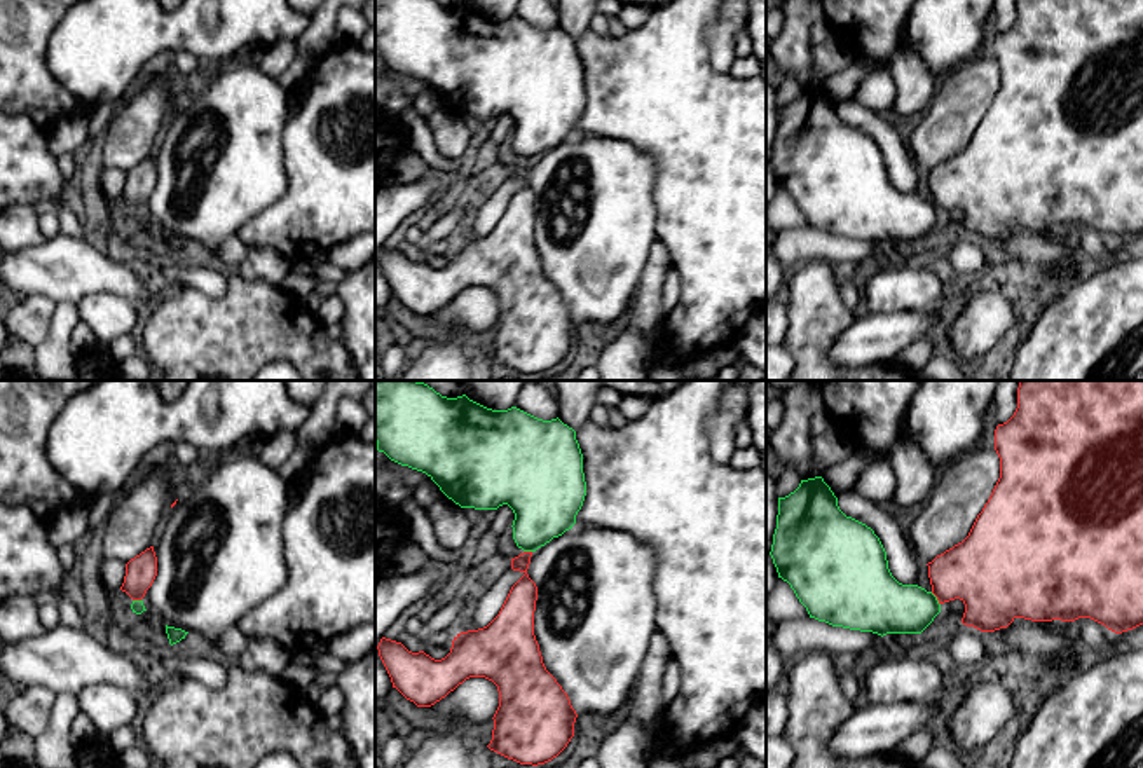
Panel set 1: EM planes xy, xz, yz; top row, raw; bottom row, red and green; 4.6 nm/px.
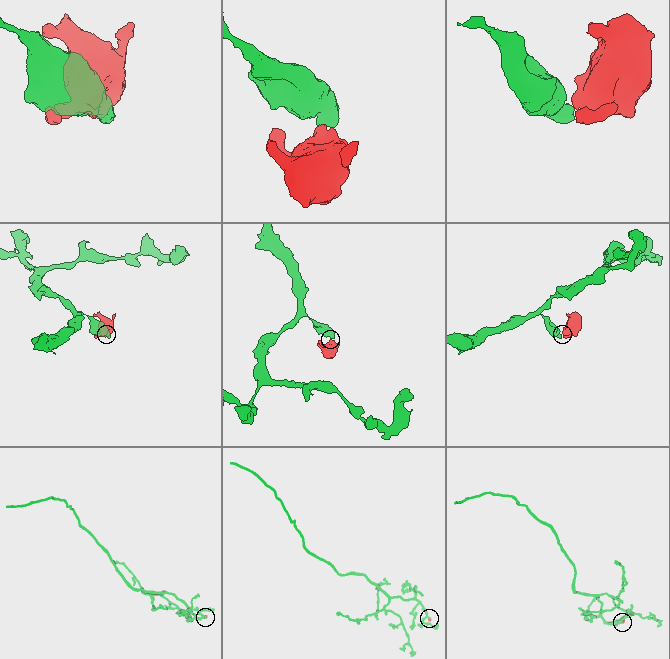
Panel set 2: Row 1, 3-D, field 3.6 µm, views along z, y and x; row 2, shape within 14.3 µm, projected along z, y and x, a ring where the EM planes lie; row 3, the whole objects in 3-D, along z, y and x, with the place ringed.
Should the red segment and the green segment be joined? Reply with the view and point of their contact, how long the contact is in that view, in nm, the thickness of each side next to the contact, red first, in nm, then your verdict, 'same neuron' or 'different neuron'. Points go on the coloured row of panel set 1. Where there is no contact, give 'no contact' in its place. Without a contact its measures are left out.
meets red in yz at (937, 599); contact 80 nm long; 340 nm thick on the red side, 260 nm on the other; different neuron

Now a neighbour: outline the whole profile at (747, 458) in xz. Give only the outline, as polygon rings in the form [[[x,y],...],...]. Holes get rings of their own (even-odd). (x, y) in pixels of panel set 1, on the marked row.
[[[754,445],[736,449],[729,461],[729,466],[740,471],[761,468],[761,454]]]

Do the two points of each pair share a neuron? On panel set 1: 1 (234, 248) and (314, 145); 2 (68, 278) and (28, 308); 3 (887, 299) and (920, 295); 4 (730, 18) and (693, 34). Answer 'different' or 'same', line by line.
1: different
2: different
3: same
4: different

